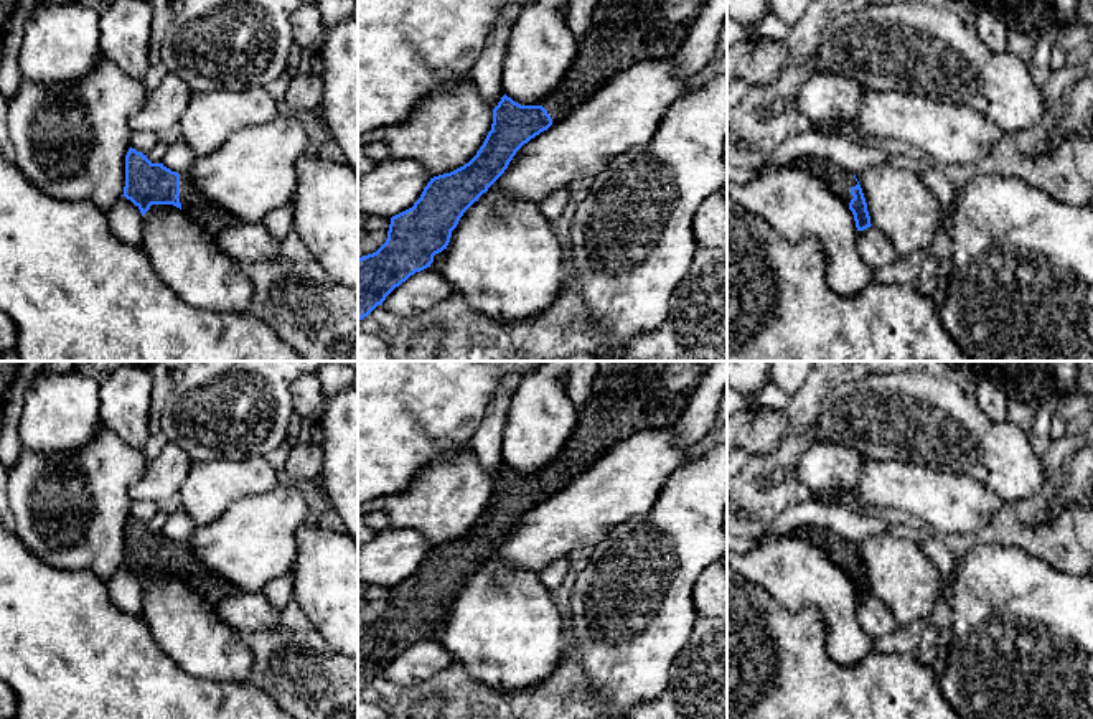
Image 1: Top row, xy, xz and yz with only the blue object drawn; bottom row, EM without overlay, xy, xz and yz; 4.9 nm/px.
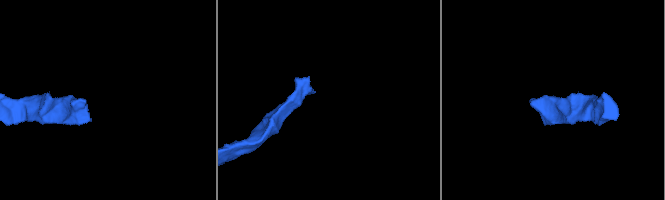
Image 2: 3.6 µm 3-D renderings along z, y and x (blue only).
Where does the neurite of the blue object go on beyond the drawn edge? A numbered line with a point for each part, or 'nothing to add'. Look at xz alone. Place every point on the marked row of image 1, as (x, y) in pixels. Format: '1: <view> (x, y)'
1: xz (620, 35)

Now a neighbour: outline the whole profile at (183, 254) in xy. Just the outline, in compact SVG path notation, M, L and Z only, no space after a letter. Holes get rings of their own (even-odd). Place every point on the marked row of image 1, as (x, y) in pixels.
M152 204L142 216L143 251L157 275L186 303L214 312L252 312L254 287L246 267L214 244L213 234L173 204Z

